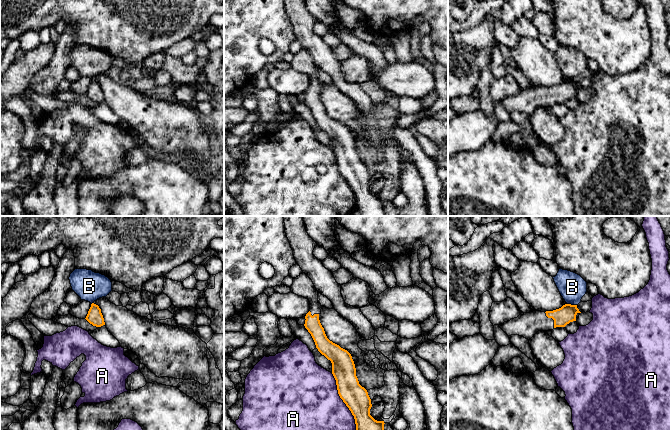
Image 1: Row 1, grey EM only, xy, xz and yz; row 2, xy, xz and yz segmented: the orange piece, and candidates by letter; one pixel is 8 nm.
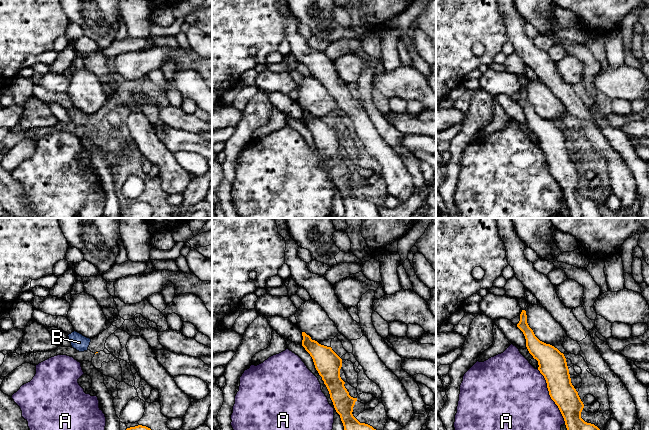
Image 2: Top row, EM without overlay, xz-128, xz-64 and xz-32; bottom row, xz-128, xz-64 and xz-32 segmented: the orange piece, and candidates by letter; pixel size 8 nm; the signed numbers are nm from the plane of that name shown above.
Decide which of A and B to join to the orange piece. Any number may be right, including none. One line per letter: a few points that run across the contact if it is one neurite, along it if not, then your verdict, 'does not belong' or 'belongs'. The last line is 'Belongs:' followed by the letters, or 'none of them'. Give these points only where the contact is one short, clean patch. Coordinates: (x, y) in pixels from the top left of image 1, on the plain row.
A: does not belong
B: line yz (567, 79), (576, 81); does not belong
Belongs: none of them

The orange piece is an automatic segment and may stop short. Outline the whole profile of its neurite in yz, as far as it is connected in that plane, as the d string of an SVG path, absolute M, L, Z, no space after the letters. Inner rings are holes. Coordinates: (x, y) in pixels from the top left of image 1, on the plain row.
M565 80L561 84L553 87L531 87L521 89L517 94L500 100L499 103L508 111L519 111L530 116L538 107L549 107L556 103L565 103L570 98L576 97L576 91L581 89L577 81Z

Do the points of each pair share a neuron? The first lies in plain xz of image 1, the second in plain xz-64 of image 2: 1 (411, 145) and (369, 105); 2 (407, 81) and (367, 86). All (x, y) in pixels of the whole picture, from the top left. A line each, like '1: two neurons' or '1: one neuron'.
1: one neuron
2: two neurons

